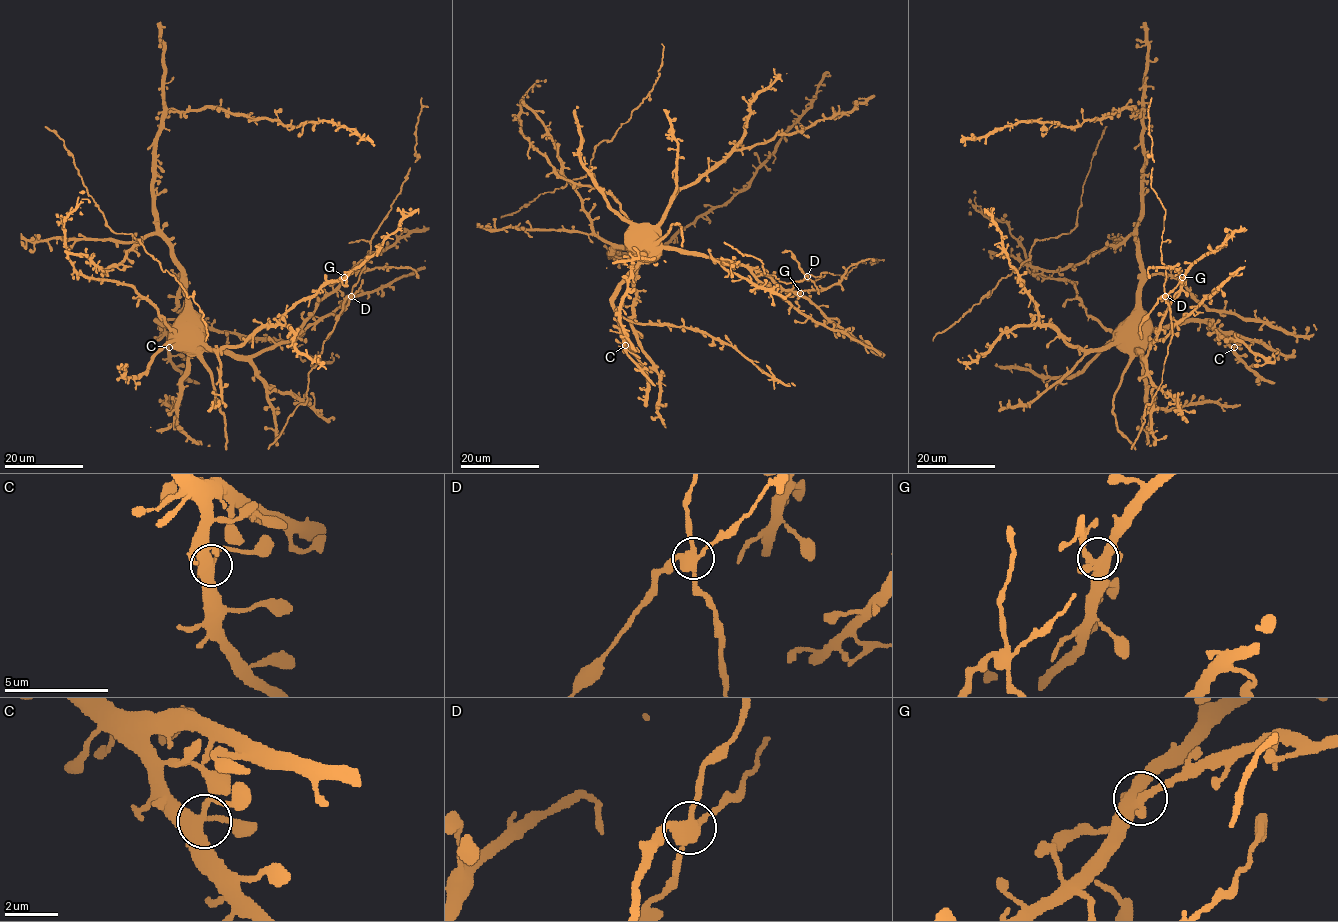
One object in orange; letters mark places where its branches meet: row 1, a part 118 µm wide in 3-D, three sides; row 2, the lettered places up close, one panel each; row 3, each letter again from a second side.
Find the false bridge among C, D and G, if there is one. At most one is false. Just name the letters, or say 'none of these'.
D

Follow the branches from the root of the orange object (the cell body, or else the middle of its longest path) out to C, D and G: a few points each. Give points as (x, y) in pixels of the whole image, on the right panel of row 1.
C: (1123, 340), (1124, 332), (1151, 332), (1189, 321), (1203, 321), (1212, 325), (1234, 347)
D: (1123, 340), (1142, 356), (1147, 353), (1181, 287), (1179, 270), (1181, 280), (1165, 296)
G: (1123, 340), (1126, 347), (1133, 348), (1142, 356), (1147, 353), (1167, 307), (1178, 294), (1182, 277)

